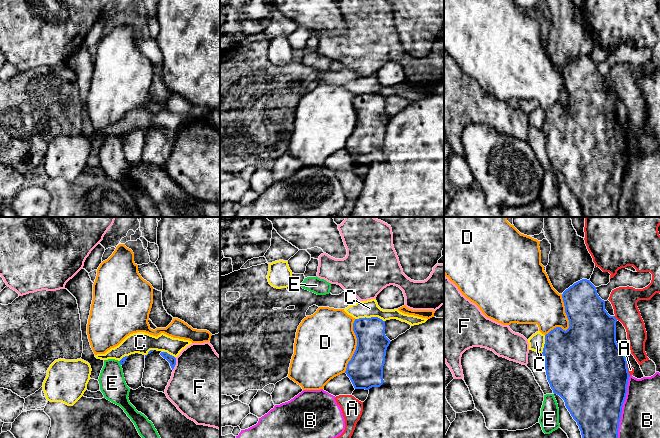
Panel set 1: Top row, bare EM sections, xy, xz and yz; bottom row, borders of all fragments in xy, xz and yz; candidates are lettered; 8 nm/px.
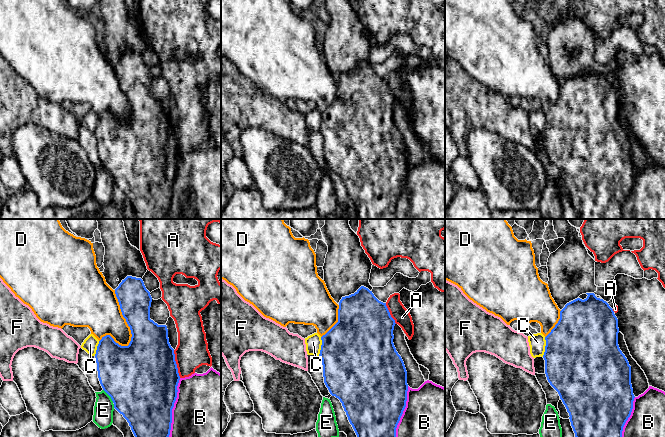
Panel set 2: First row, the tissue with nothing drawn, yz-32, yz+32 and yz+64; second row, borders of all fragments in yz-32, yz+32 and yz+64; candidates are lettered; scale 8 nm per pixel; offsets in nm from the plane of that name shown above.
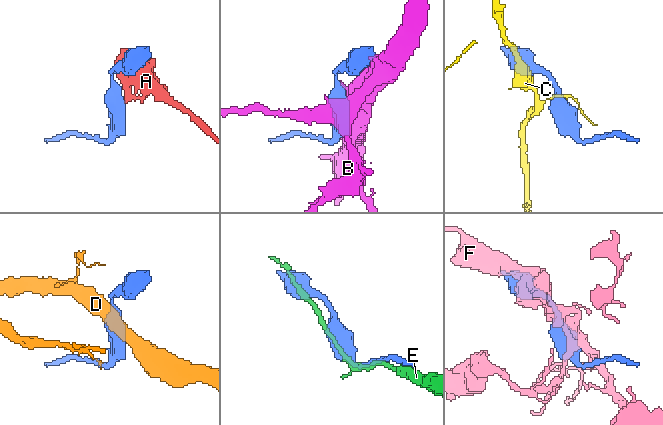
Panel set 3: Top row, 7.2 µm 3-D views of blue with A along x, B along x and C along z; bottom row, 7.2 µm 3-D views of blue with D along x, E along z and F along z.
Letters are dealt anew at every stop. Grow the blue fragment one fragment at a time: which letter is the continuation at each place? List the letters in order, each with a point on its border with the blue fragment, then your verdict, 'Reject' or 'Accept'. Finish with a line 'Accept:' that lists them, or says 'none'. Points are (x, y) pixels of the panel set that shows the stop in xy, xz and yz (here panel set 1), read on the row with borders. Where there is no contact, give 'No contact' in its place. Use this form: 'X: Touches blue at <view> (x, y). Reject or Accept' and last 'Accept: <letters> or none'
A: Touches blue at yz (627, 368). Reject
B: Touches blue at yz (622, 406). Reject
C: Touches blue at xz (371, 317). Reject
D: Touches blue at yz (569, 322). Reject
E: Touches blue at xy (120, 363). Reject
F: Touches blue at xy (175, 363). Reject
Accept: none

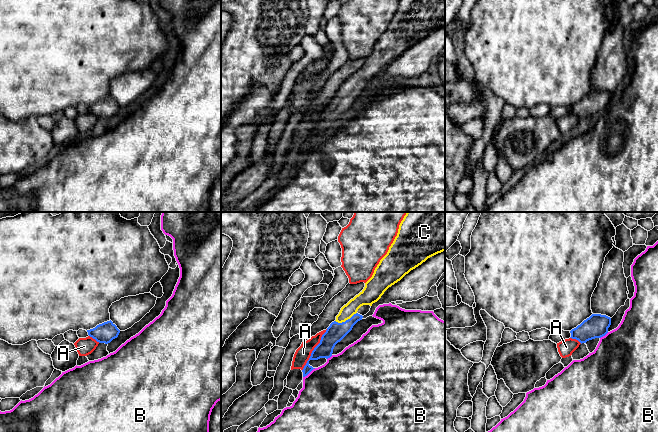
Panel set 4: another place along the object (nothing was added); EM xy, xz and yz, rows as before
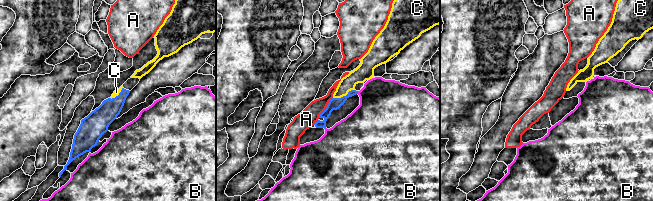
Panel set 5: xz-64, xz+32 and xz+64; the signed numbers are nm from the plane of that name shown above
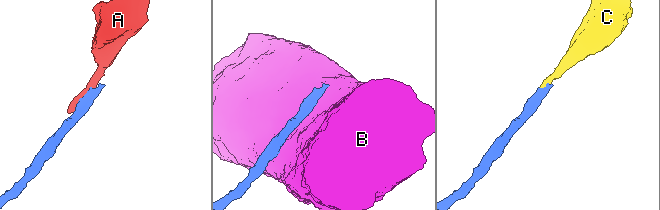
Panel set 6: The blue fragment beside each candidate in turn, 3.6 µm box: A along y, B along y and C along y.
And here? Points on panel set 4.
A: Touches blue at xz (313, 350). Reject
B: Touches blue at xz (309, 372). Reject
C: Touches blue at xz (346, 320). Accept
Accept: C

